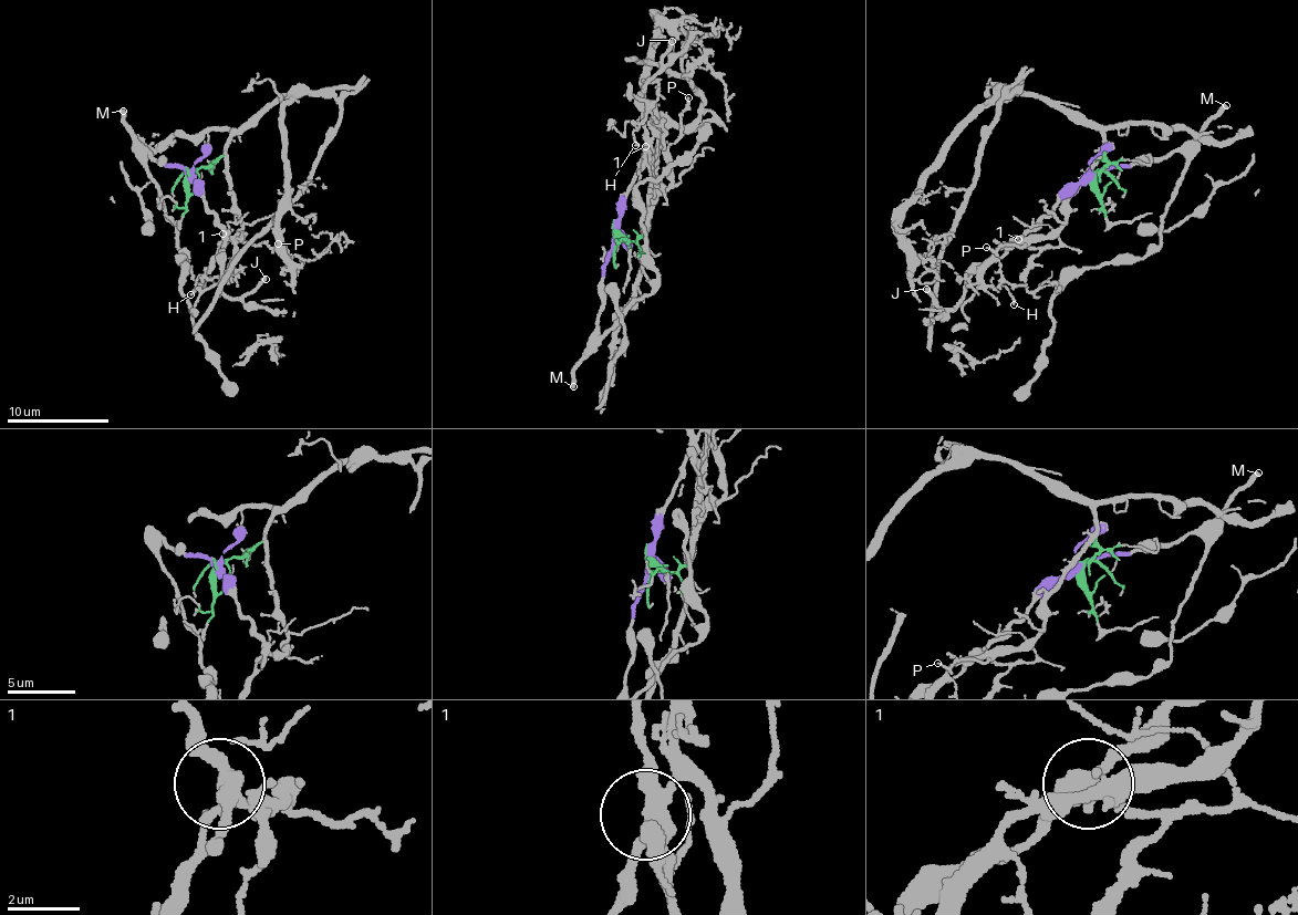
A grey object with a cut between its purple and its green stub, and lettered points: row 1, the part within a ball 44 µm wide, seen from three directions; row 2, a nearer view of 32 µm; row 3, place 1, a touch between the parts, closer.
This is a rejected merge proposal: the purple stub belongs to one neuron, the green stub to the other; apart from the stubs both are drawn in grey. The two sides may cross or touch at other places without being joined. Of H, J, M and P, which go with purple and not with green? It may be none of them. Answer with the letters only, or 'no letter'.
J, M

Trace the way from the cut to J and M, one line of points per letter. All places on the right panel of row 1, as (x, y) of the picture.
J: (1096, 175), (1086, 174), (1009, 249), (972, 276), (952, 310), (937, 309), (926, 289)
M: (1096, 175), (1122, 166), (1158, 163), (1181, 151), (1226, 105)

